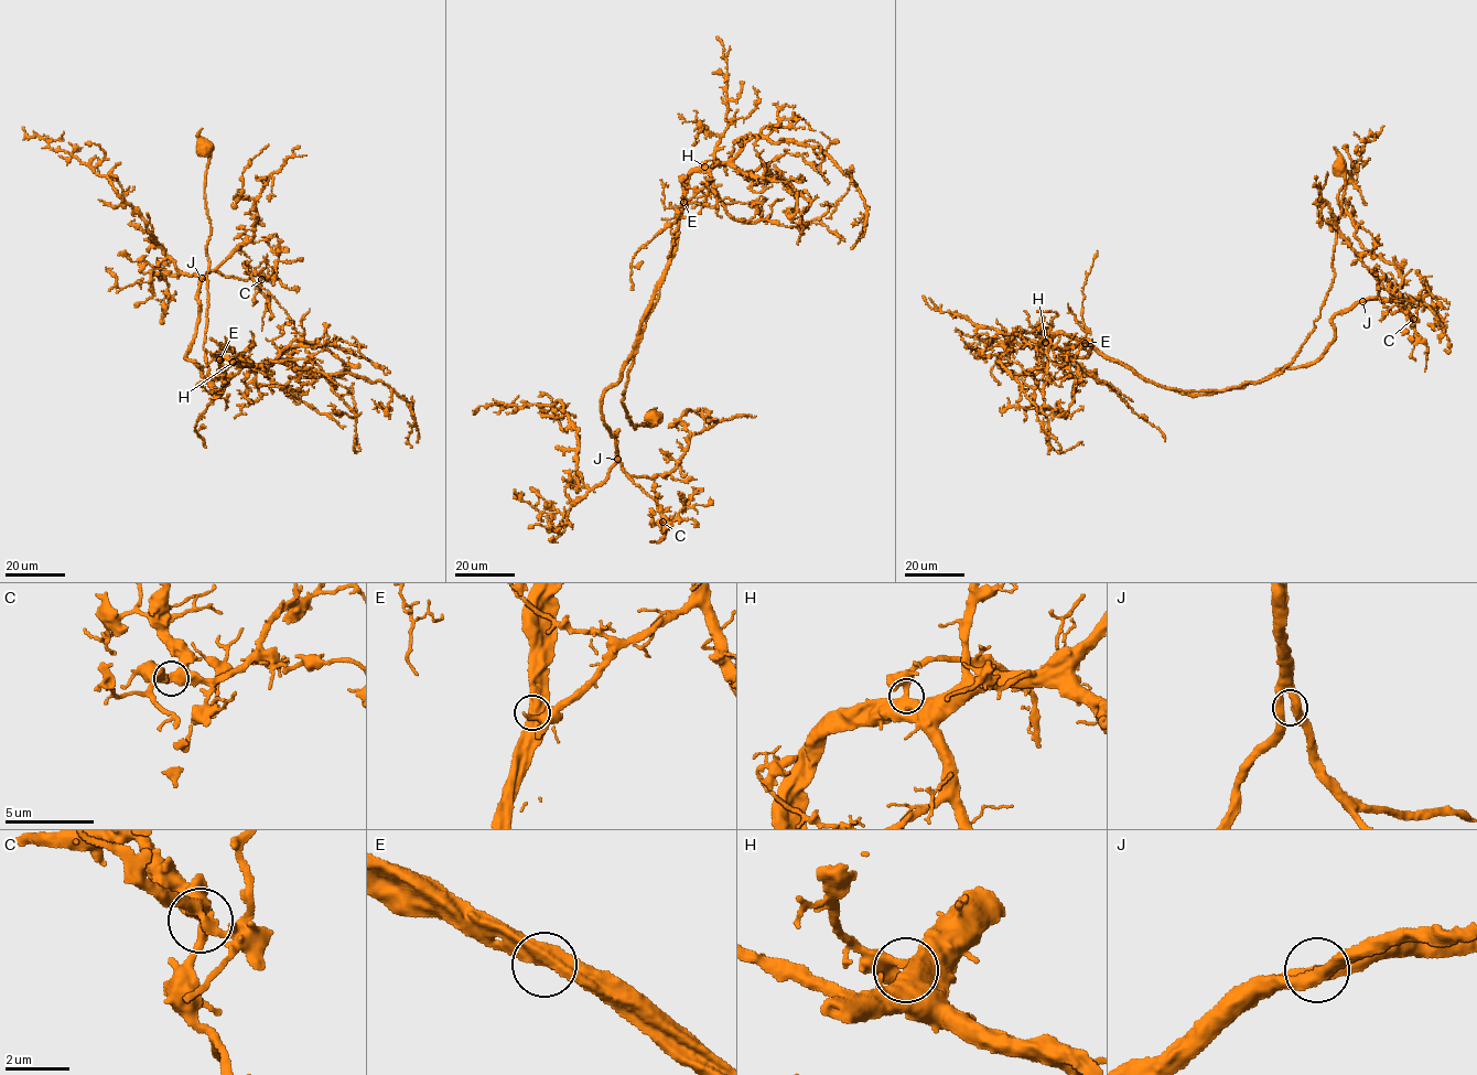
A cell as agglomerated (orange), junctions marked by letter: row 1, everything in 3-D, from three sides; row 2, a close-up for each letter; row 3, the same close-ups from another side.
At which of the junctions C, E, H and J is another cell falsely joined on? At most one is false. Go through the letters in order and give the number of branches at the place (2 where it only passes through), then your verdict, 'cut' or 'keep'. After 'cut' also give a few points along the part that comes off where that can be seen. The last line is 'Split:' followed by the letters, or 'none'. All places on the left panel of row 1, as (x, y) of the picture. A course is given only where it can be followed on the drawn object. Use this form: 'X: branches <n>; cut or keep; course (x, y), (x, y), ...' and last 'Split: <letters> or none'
C: branches 2; keep
E: branches 2; keep
H: branches 2; keep
J: branches 2; keep
Split: none

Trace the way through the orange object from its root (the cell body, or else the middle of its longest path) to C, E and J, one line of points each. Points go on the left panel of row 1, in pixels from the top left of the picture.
C: (202, 147), (208, 156), (208, 382), (186, 358), (202, 280), (217, 271), (261, 279)
E: (202, 147), (208, 156), (205, 193), (209, 223), (203, 348), (209, 376), (220, 393), (224, 388), (220, 359)
J: (202, 147), (208, 156), (203, 348), (209, 382), (186, 358), (198, 319), (202, 278)

